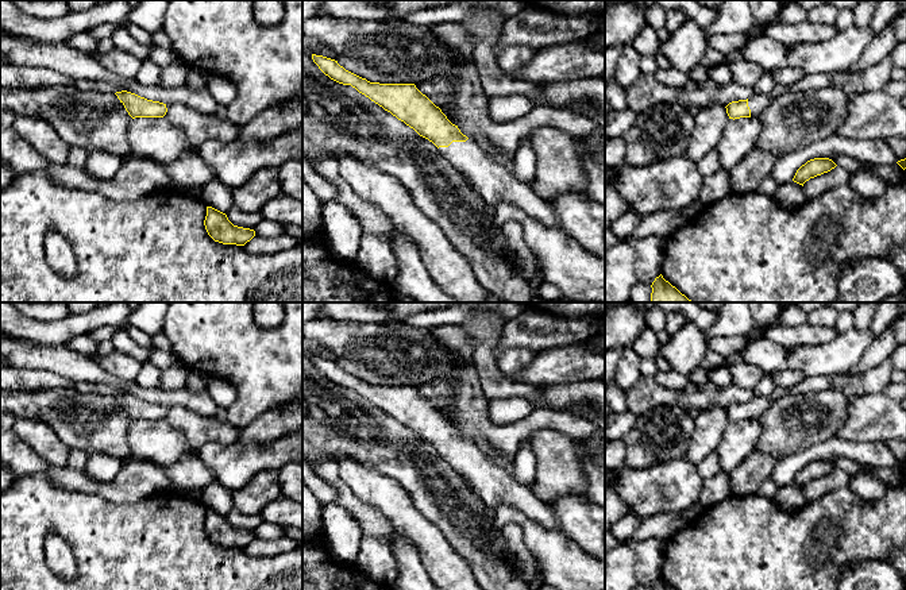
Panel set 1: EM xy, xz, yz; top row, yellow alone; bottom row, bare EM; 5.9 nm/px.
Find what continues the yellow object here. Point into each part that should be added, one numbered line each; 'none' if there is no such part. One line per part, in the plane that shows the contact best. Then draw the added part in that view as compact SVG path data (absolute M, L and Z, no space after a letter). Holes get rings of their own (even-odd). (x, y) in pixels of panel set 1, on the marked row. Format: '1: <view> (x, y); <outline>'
1: xz (494, 184); M473 139L452 142L448 147L439 147L439 151L490 207L496 208L498 203L506 201L547 225L562 228L554 208L529 185L517 181L505 167L496 163Z

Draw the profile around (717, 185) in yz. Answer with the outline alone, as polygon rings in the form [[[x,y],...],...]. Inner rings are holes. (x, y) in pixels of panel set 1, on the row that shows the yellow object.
[[[720,170],[714,174],[703,177],[703,186],[699,200],[703,205],[710,205],[730,192],[729,173]]]

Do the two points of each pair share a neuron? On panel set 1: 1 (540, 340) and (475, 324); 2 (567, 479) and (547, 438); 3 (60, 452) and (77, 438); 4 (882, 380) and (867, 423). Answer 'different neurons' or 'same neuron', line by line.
1: different neurons
2: same neuron
3: different neurons
4: different neurons

